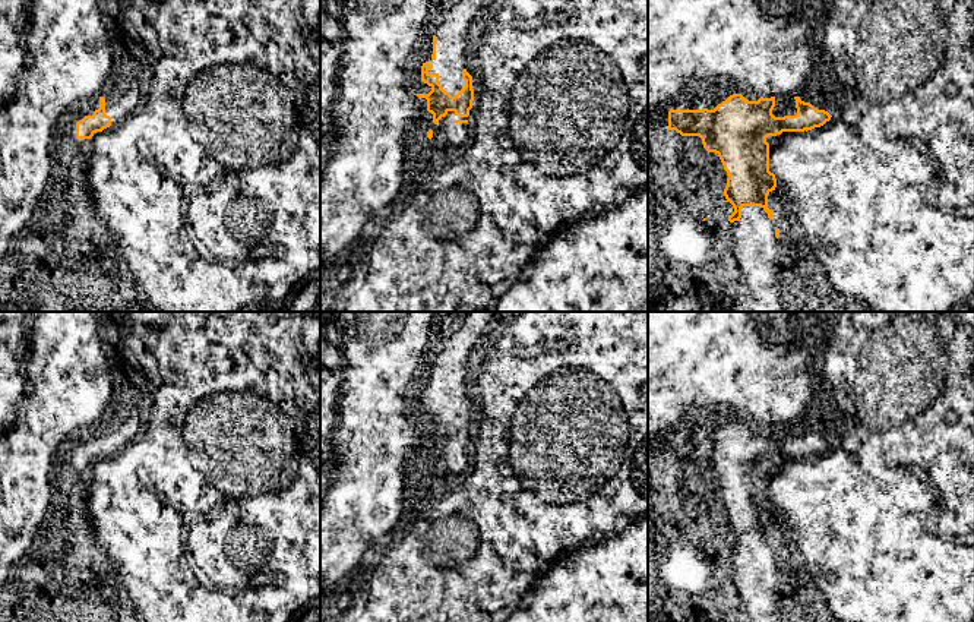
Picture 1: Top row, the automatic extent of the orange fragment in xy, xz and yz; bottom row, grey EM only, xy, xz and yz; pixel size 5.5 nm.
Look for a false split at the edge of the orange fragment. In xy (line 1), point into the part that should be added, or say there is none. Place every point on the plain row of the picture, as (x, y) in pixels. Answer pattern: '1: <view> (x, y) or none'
1: none

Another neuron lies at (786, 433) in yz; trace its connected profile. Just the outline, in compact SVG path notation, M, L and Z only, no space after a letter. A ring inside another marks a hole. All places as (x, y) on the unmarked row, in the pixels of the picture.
M794 424L775 426L772 442L775 445L796 443L797 436Z

